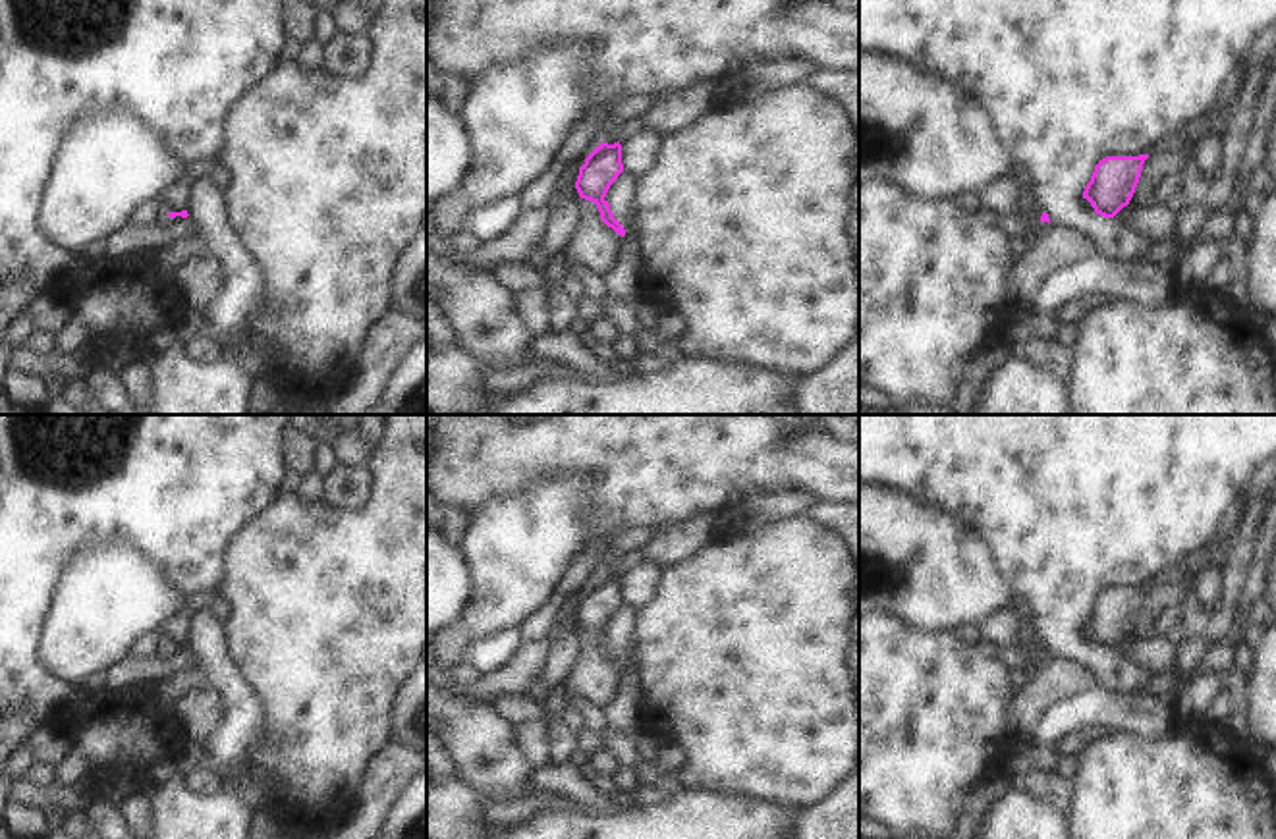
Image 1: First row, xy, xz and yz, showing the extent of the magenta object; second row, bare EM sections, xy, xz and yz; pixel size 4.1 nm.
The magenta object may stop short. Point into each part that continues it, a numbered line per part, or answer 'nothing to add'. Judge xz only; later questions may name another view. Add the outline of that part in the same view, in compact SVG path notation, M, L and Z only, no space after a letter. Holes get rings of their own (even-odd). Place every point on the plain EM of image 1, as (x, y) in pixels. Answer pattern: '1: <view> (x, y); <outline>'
nothing to add

